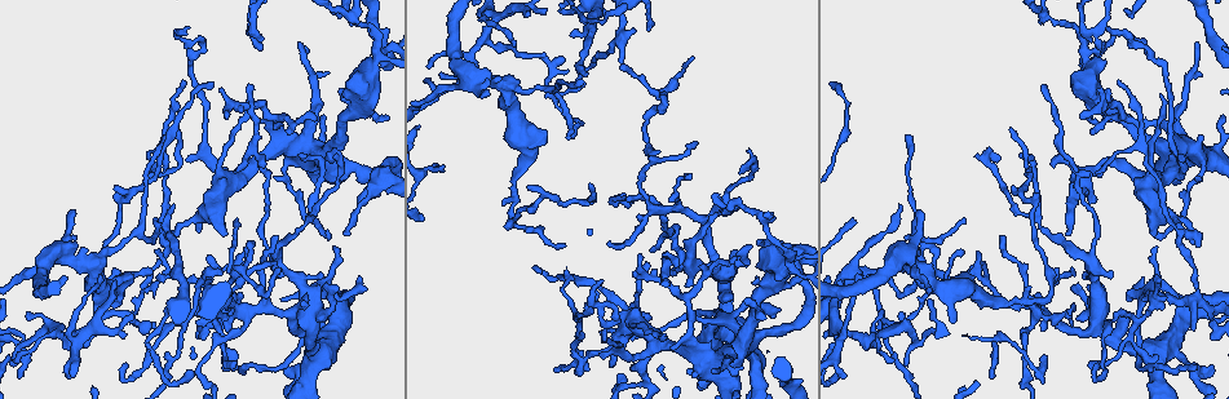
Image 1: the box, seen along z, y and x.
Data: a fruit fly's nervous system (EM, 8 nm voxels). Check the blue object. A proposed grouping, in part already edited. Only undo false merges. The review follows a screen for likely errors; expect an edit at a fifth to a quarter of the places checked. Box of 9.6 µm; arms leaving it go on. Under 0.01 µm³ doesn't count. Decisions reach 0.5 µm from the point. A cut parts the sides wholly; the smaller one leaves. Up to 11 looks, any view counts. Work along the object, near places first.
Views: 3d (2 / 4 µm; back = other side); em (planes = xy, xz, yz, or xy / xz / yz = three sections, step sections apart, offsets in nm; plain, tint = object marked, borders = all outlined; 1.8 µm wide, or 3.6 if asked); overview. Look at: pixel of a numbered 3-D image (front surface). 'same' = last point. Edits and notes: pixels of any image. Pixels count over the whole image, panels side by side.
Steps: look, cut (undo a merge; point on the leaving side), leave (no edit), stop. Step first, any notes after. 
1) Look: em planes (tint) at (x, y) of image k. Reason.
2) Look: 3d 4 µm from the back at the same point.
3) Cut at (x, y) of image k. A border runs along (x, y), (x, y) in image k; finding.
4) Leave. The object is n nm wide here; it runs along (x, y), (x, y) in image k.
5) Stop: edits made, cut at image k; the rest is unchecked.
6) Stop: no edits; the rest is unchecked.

Look: em planes (tint) at (898, 322) of image 1. Abrupt turn.

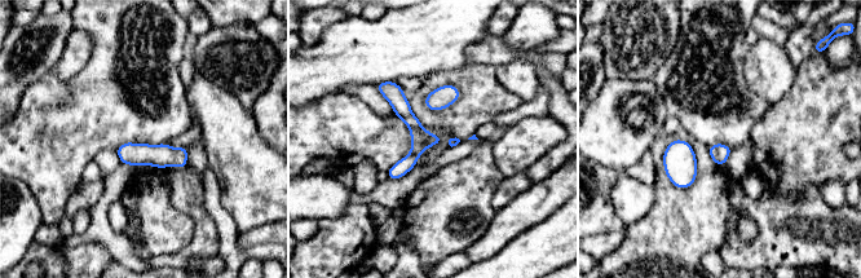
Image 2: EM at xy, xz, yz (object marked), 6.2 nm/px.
Leave. It runs along (383, 85), (416, 129), (416, 151), (394, 176) in image 2; continuous, no second neuron.

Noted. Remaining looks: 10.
Look: 3d 4 µm from the back at (93, 269) of image 1.

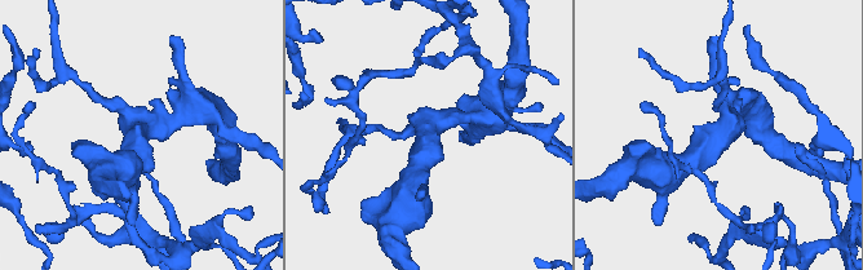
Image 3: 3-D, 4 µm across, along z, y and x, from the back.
Look: em planes (tint) at (141, 131) of image 3. 3 arms meet here; now the EM.

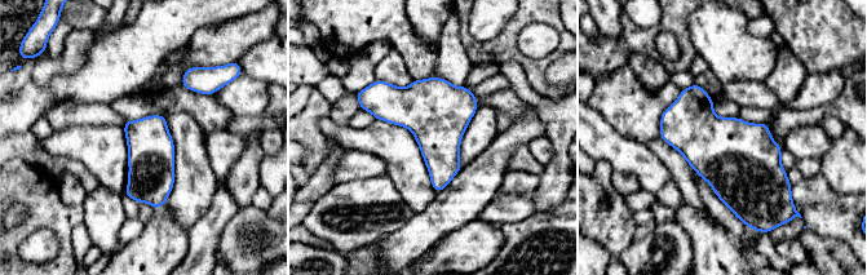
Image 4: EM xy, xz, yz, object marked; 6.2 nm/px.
Leave. One neuron here.

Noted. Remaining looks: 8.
Look: 3d 4 µm at (865, 341) of image 1. Abrupt turn.

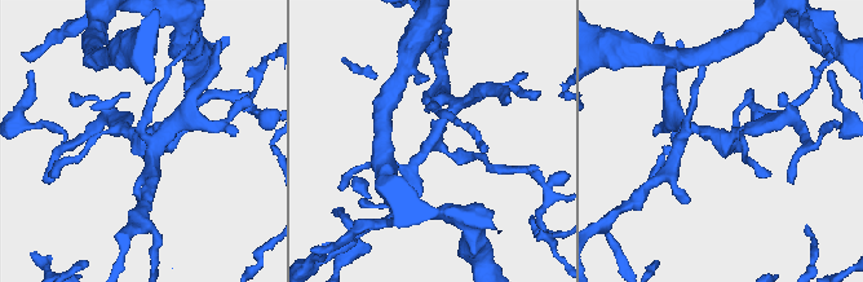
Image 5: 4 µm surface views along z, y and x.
Look: em planes (tint) at (720, 145) of image 5. 4 arms meet here; shape alone is not enough.

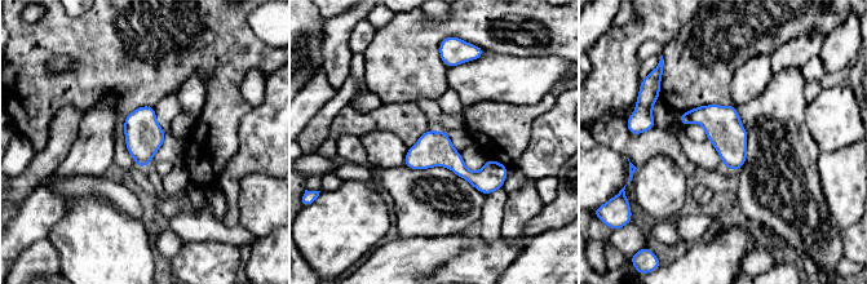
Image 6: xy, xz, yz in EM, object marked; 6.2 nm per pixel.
Leave. It runs along (410, 152), (441, 152), (499, 185) in image 6; one neuron here.

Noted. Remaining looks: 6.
Look: 3d 4 µm from the back at (1143, 348) of image 1. Looks like a crossing.

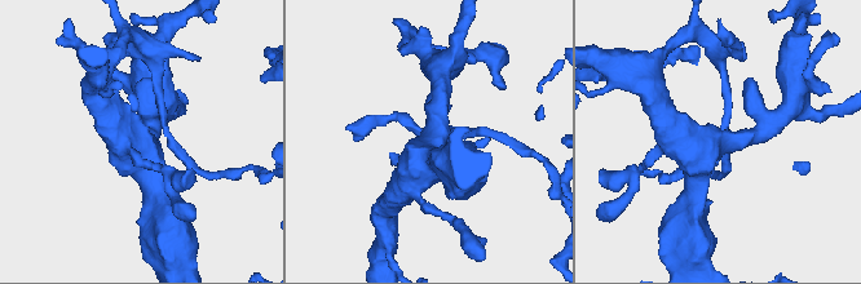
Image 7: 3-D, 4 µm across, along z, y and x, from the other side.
Look: em 3.6 µm yz step 16 (tint) at (434, 140) of image 7. Shape alone is not enough.

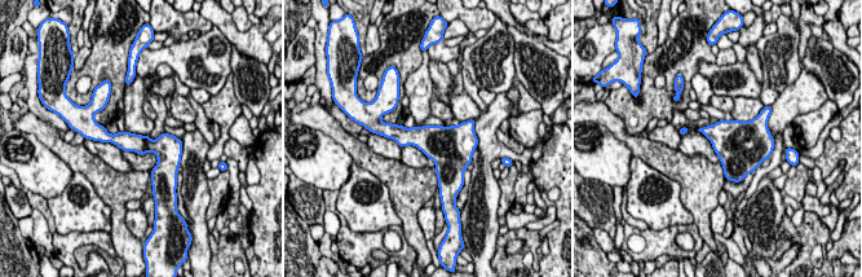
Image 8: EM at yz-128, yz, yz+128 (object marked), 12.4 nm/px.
Leave. The object is 240 nm wide here; it runs along (104, 133), (138, 144), (175, 143) in image 8; all the same neuron.

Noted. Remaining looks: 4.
Stop: no edits; the rest is unchecked.

